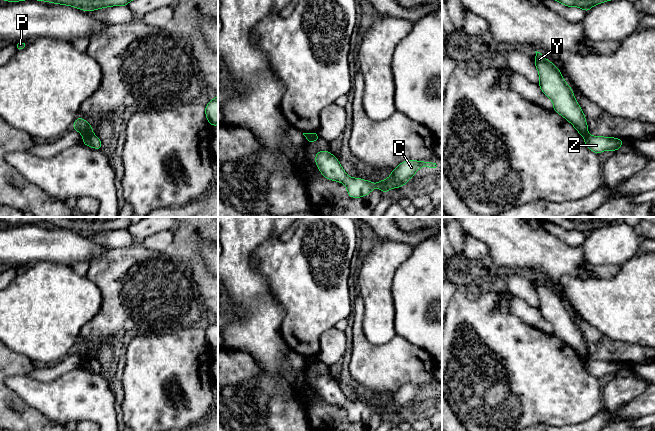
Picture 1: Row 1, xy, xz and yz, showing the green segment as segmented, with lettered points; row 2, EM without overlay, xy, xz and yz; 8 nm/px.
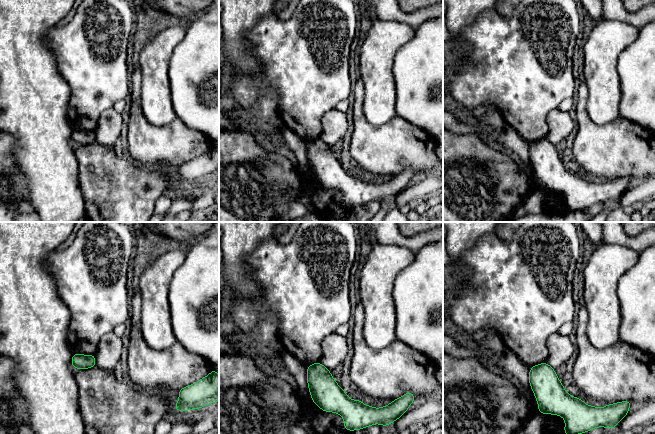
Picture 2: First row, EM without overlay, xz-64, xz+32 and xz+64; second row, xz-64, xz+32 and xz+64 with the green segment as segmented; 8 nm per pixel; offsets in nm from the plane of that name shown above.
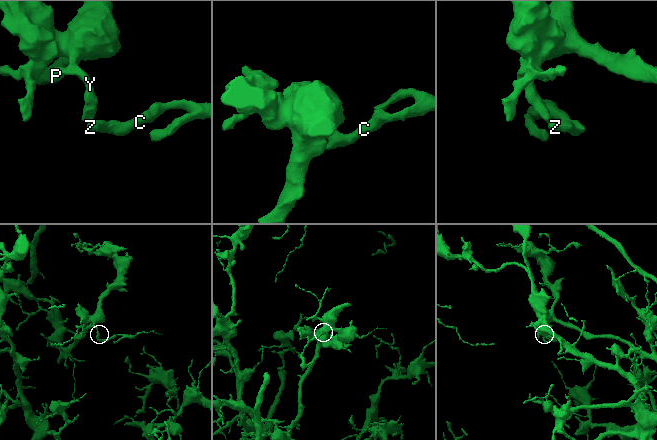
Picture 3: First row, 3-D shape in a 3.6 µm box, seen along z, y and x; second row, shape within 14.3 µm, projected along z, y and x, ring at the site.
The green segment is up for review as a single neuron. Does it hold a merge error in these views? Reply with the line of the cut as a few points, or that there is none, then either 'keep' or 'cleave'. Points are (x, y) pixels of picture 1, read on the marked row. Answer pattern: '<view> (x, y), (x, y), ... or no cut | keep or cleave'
xz (316, 134), (307, 140) | cleave

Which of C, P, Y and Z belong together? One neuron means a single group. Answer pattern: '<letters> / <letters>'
C Z / P Y

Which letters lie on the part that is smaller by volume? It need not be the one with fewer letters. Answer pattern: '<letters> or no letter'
C, Z

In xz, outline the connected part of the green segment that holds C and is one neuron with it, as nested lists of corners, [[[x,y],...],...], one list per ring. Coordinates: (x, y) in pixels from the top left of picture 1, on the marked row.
[[[327,150],[316,153],[315,163],[322,175],[332,181],[343,183],[351,198],[360,198],[368,195],[378,187],[383,194],[389,189],[400,188],[404,186],[415,173],[422,167],[427,166],[430,169],[438,169],[438,162],[430,163],[428,161],[405,160],[392,170],[389,178],[378,181],[376,184],[361,178],[349,177],[340,165],[339,160]]]

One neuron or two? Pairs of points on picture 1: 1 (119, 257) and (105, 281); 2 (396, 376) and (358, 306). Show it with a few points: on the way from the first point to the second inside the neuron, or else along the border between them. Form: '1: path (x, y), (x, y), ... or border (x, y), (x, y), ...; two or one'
1: path (119, 263), (119, 267), (111, 275); one
2: path (379, 359), (359, 339), (358, 323); one

